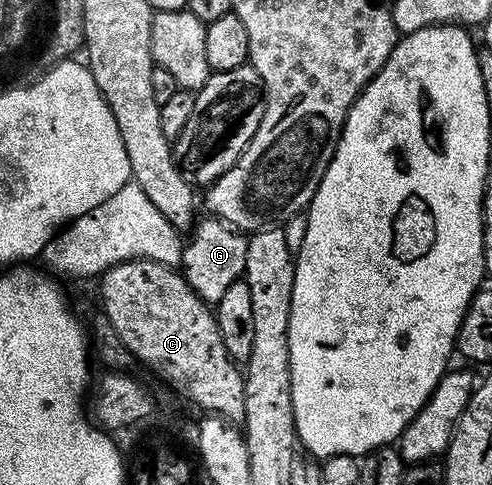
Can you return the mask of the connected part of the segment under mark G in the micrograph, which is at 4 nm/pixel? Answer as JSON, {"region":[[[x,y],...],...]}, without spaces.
{"region":[[[218,218],[200,219],[183,249],[182,267],[187,285],[206,302],[217,302],[233,282],[243,276],[248,237]]]}

